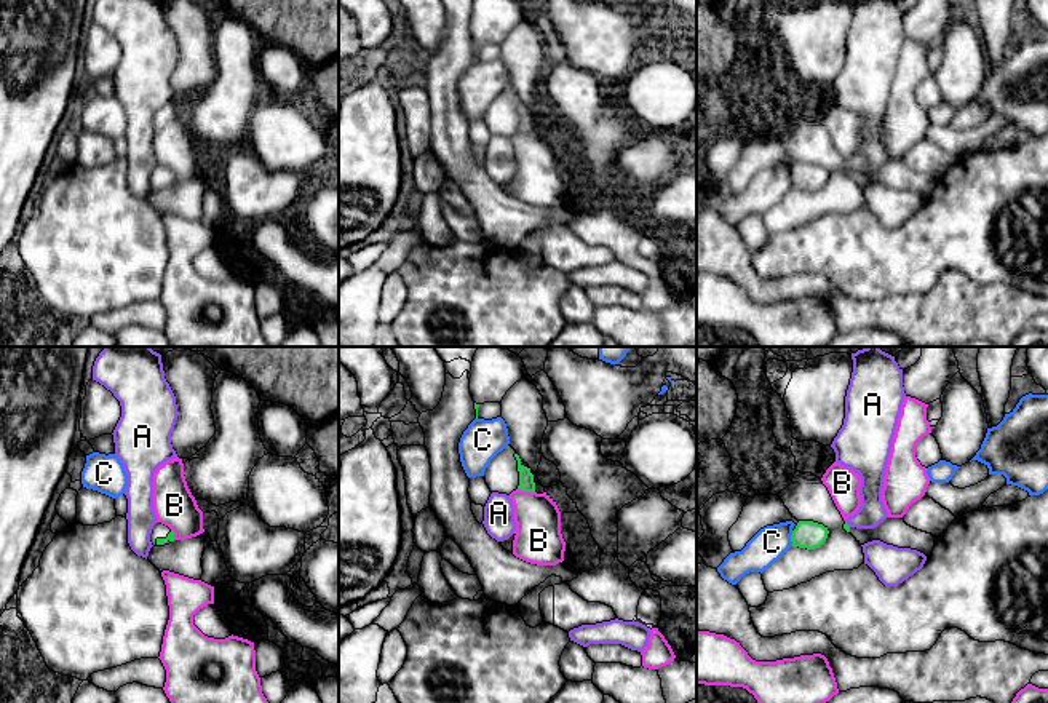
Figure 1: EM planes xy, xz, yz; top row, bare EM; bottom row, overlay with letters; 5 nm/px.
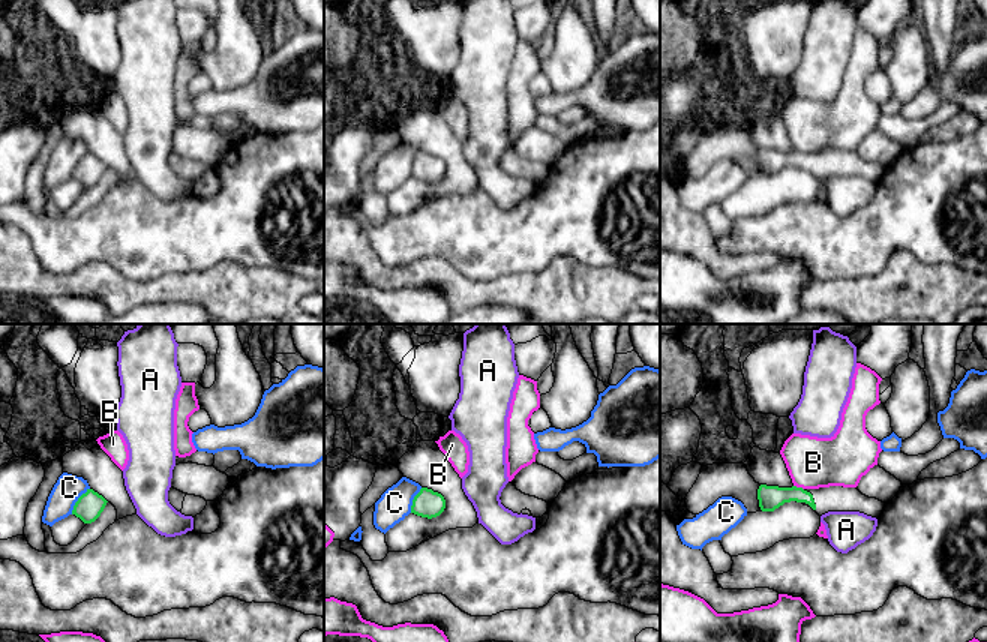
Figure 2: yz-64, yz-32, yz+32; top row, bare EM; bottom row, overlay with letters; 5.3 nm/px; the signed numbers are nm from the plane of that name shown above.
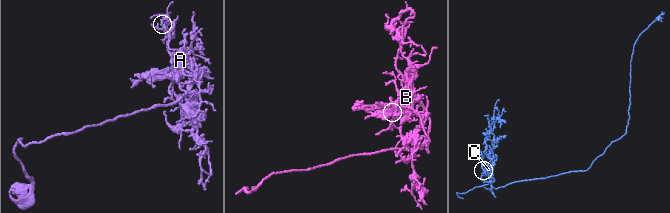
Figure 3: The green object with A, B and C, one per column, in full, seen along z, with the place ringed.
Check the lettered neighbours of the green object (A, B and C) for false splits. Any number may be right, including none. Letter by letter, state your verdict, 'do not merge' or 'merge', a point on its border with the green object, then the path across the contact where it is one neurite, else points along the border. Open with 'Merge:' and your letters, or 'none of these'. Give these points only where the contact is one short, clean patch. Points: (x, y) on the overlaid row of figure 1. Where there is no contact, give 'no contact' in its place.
Merge: none of these
A: do not merge; contact yz (847, 524); border yz (845, 521), (850, 526)
B: do not merge; contact xz (526, 491); border xz (518, 488), (534, 492)
C: do not merge; contact yz (791, 539); border yz (793, 531), (791, 545)

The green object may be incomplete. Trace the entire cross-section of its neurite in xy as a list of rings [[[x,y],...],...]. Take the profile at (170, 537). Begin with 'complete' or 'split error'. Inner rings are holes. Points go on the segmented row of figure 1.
split error | [[[157,522],[152,529],[150,542],[153,546],[169,545],[174,542],[174,532],[168,526]]]

